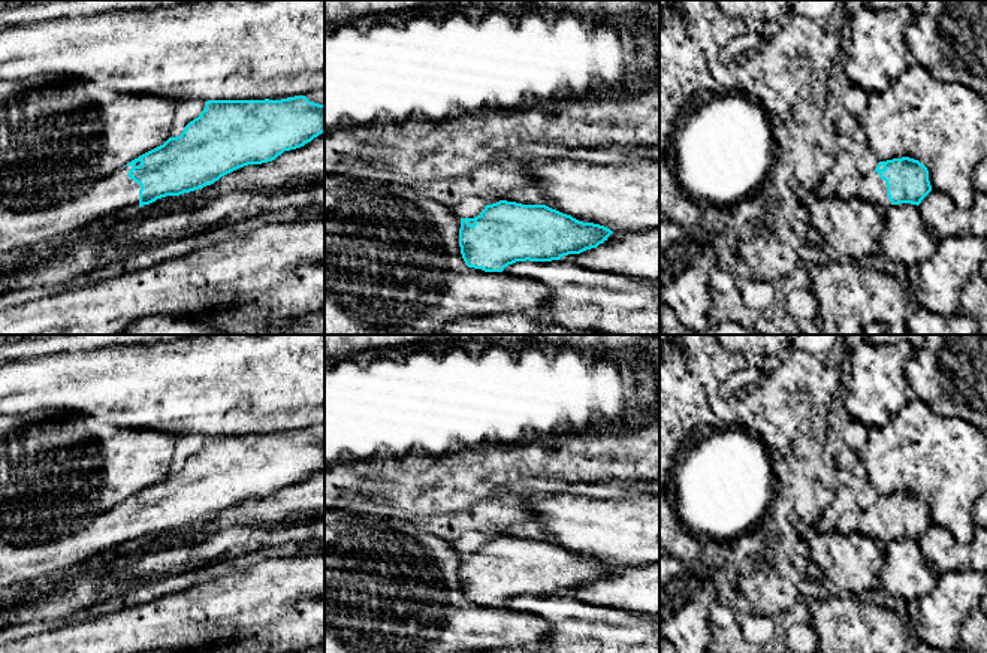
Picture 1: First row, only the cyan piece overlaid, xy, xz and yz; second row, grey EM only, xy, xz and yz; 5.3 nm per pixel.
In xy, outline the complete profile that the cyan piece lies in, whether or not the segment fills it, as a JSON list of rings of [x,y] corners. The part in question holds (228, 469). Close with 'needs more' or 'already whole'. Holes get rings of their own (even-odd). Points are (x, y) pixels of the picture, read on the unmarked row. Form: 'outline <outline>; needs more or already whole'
outline [[[305,430],[281,435],[208,435],[200,450],[179,471],[169,472],[163,480],[97,516],[75,535],[30,545],[13,545],[0,539],[0,593],[57,575],[157,533],[203,523],[239,502],[272,496],[322,468],[325,439],[310,436]]]; needs more

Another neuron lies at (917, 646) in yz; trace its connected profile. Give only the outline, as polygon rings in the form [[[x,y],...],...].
[[[917,640],[908,644],[906,653],[972,653],[972,652],[962,646],[950,652],[942,652],[942,650],[933,649],[924,641]]]

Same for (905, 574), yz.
[[[899,538],[882,544],[881,587],[905,601],[911,622],[920,617],[918,602],[938,583],[938,574],[927,565],[917,539]]]

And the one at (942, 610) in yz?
[[[969,568],[938,575],[933,590],[918,602],[917,638],[942,652],[960,647],[963,619],[980,607],[986,593],[984,571]]]

